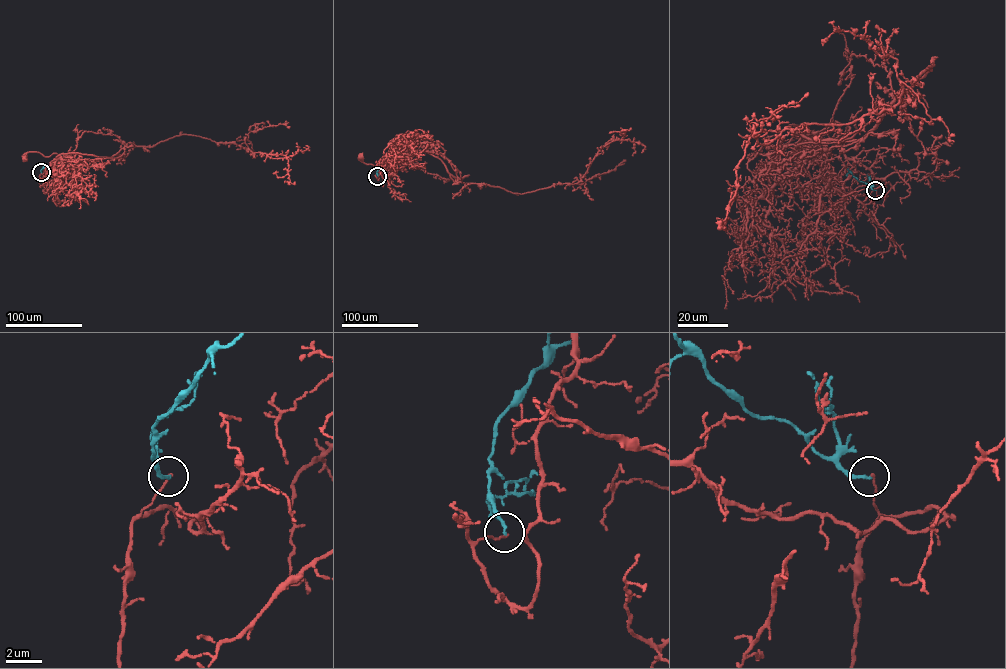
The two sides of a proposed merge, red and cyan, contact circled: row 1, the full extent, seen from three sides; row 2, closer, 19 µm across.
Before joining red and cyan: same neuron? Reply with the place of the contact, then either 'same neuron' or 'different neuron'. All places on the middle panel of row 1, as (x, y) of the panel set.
(377, 176) | different neuron

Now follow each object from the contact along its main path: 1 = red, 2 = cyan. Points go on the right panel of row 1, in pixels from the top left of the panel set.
1: (876, 189), (886, 195), (833, 188), (824, 176), (821, 155), (849, 127), (840, 138), (832, 122), (811, 143)
2: (876, 189), (859, 181), (848, 168)

